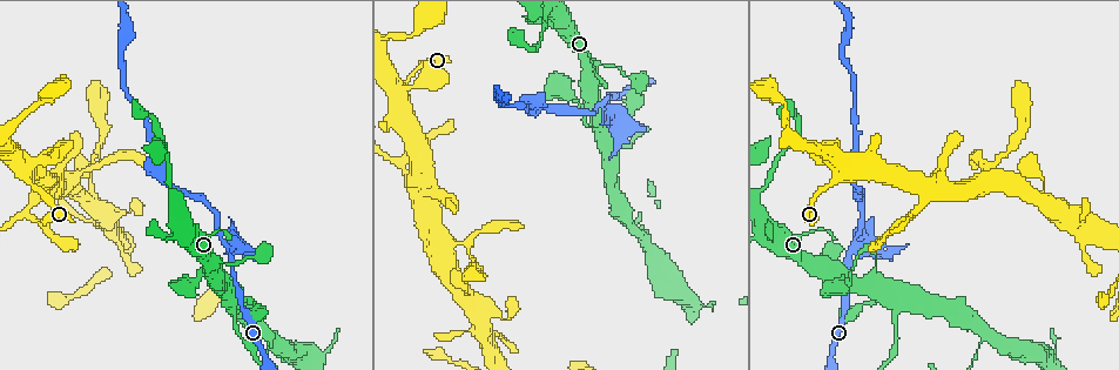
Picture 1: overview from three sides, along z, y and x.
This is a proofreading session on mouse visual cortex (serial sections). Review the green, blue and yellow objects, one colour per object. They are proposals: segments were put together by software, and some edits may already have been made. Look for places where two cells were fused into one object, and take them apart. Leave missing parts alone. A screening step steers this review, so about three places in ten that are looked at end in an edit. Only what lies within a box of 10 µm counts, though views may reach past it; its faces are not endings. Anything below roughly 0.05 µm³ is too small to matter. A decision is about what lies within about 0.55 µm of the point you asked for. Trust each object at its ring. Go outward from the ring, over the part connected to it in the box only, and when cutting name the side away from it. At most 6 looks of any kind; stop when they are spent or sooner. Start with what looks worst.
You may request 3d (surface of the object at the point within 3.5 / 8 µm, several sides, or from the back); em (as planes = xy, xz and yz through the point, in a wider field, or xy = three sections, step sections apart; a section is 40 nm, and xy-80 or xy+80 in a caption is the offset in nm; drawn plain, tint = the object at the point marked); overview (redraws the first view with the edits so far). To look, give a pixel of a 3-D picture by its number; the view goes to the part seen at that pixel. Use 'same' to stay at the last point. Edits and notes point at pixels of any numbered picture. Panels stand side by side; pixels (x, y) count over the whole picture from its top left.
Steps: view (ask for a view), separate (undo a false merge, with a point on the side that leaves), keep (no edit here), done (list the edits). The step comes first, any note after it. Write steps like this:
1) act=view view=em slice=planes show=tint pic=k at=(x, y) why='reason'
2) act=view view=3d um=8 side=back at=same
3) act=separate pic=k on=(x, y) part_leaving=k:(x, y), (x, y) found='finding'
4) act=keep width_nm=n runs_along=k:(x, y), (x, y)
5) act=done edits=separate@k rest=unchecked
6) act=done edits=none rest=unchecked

act=view view=em slice=xy step=3 show=tint pic=1 at=(228, 251) why='a fork'

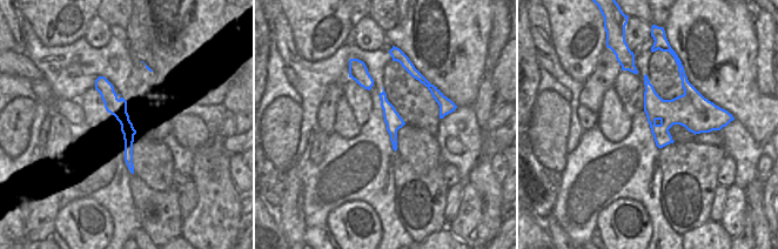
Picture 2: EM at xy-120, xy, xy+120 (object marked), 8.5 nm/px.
act=view view=3d um=3.5 at=same

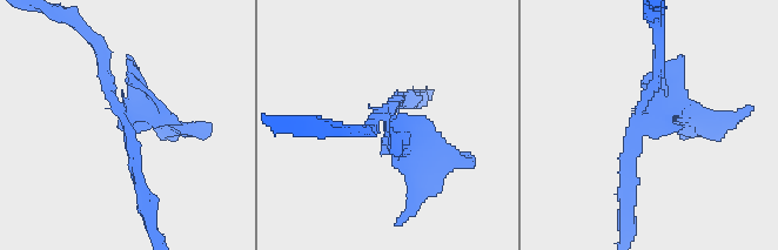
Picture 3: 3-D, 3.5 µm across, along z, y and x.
act=separate pic=3 on=(404, 150) width_nm=150 part_leaving=3:(389, 116), (450, 159), (443, 183) found='two cells meet here'

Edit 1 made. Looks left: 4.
act=view view=overview

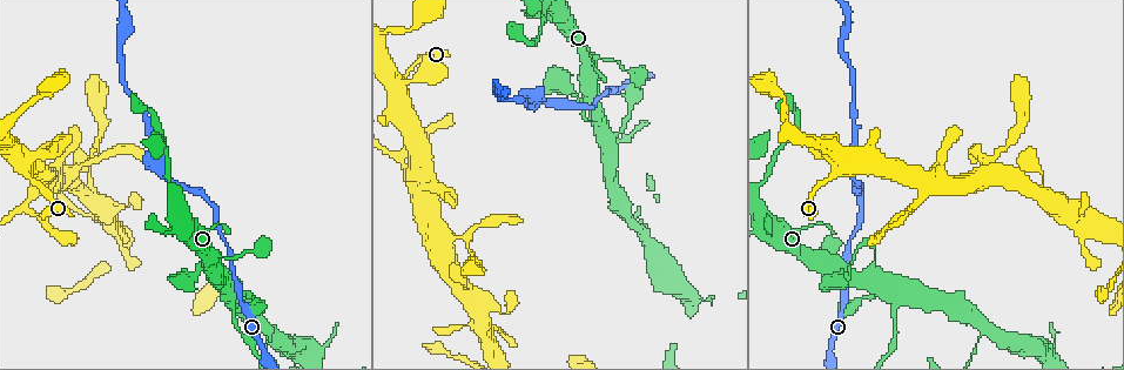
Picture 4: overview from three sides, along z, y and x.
act=view view=3d um=3.5 pic=4 at=(987, 326) why='calibre changes'

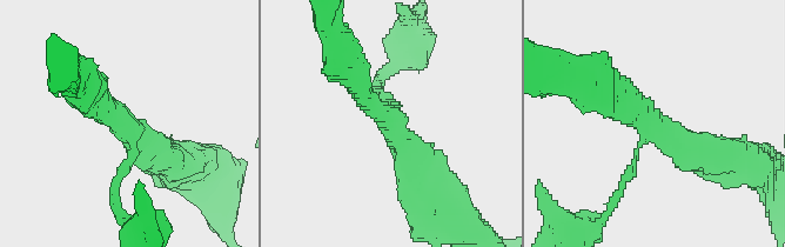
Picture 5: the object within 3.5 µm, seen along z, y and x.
act=keep arm_widths_nm=150,350,500 runs_along=5:(349, 72), (389, 118), (421, 184) found='continuous, no second cell'

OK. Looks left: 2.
act=view view=3d um=8 pic=4 at=(617, 142) why='thin neck'

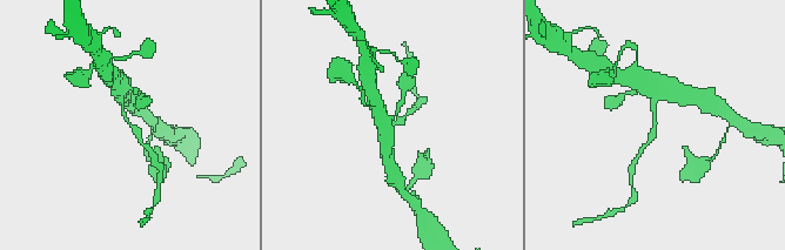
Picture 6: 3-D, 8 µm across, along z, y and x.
act=view view=em slice=xy step=2 show=tint at=same why='need the tissue'

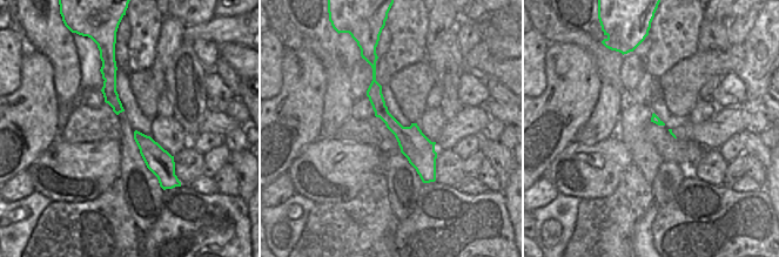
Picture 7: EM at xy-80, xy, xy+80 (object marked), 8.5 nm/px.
act=separate pic=6 on=(400, 121) part_leaving=6:(653, 112), (653, 135), (641, 151) found='two cells meet here'

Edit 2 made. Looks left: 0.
act=done edits=separate@3,separate@6 rest=unchecked

